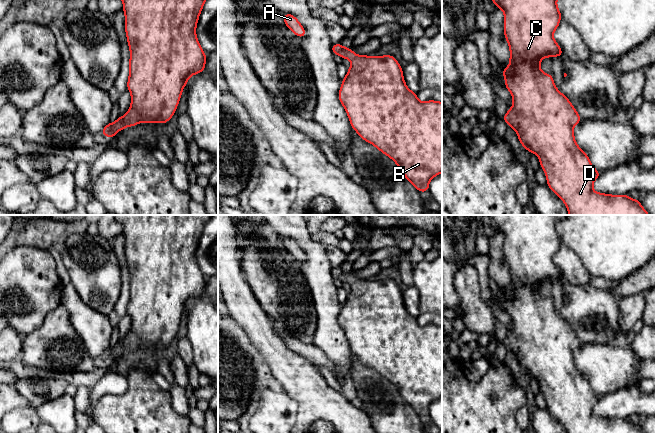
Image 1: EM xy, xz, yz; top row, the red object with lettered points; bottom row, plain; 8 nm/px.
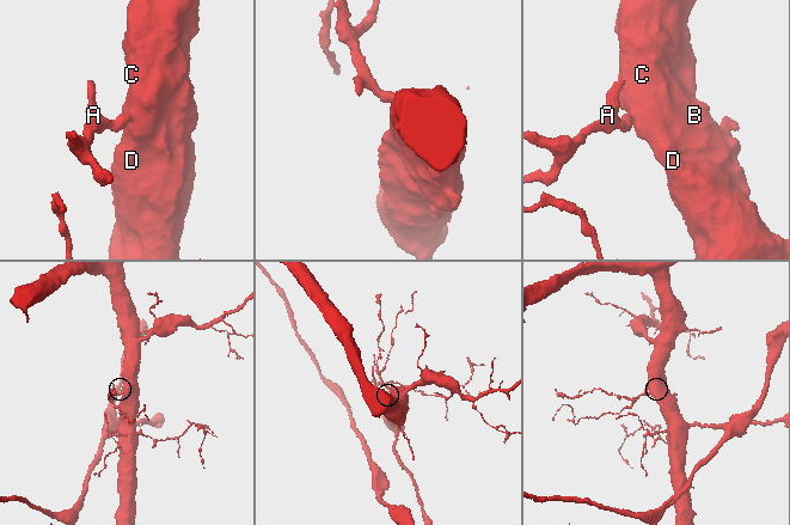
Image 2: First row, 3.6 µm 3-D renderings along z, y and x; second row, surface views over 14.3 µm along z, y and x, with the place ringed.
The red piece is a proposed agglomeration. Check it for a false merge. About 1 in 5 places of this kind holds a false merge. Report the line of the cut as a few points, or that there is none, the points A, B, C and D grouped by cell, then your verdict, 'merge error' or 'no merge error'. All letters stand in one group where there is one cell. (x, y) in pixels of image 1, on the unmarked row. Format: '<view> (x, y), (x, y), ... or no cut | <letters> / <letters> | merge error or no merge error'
no cut | A B C D | no merge error

